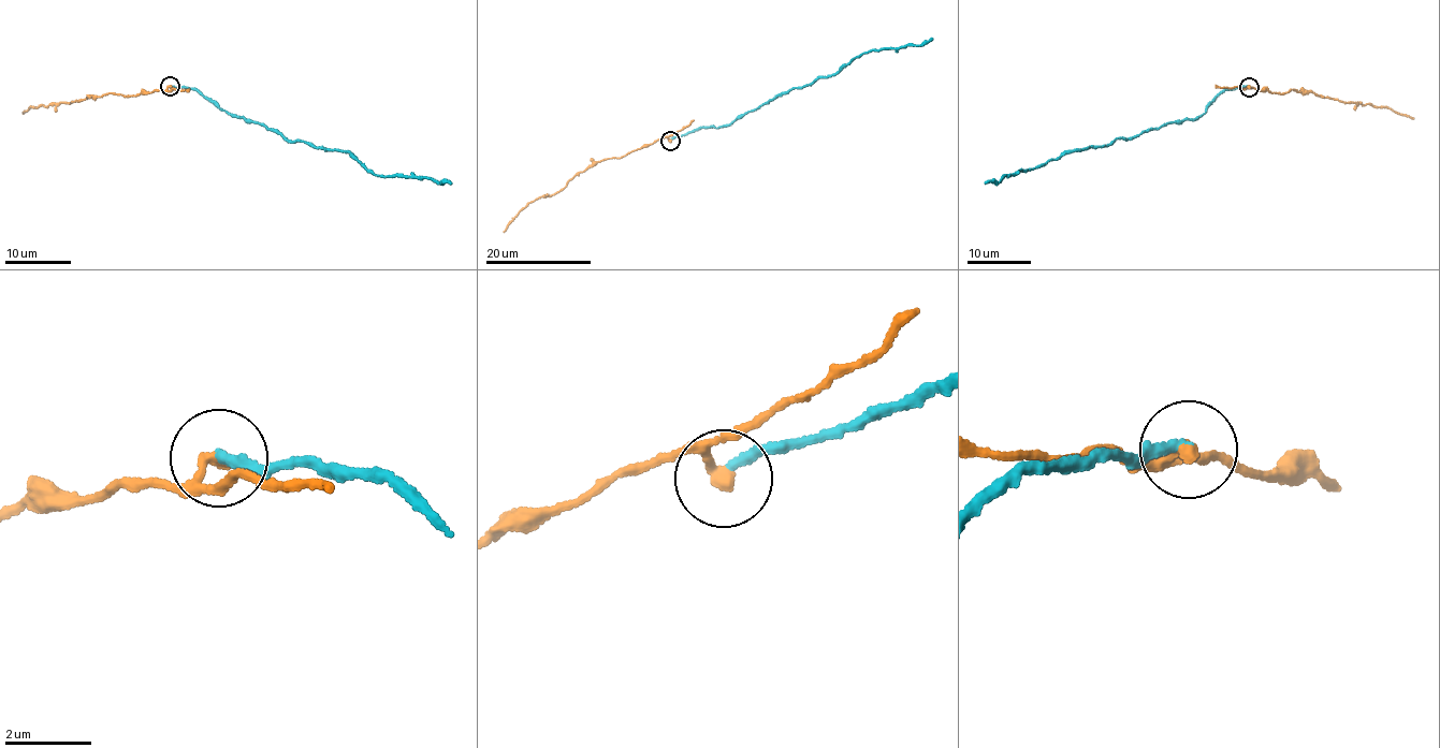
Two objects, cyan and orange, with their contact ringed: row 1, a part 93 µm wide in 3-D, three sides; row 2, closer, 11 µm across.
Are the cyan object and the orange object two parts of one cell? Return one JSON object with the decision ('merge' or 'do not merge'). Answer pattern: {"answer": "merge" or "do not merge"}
{"answer": "do not merge"}

